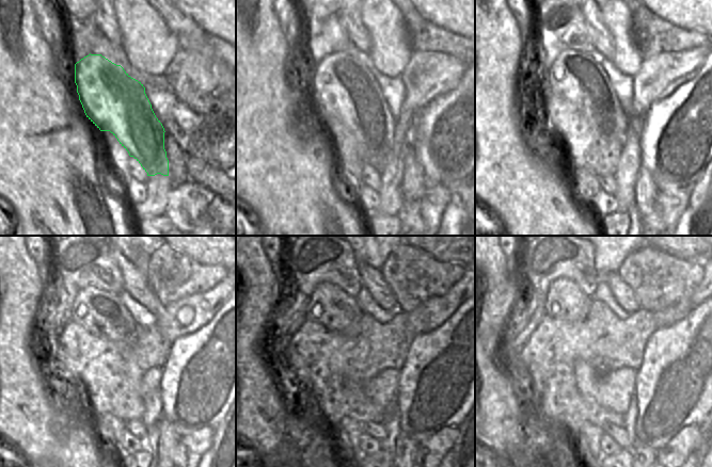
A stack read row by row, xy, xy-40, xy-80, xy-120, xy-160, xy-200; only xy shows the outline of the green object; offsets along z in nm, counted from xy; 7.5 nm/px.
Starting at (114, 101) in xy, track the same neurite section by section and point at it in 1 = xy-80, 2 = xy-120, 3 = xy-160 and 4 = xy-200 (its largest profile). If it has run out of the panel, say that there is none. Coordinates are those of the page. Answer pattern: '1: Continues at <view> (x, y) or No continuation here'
1: Continues at xy-80 (578, 76)
2: Continues at xy-120 (135, 349)
3: Continues at xy-160 (372, 347)
4: Continues at xy-200 (610, 343).

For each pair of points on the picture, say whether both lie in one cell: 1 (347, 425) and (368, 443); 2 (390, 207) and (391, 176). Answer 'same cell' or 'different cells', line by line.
1: different cells
2: same cell

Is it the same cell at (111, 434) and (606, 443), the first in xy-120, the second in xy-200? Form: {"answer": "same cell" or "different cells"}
{"answer": "different cells"}

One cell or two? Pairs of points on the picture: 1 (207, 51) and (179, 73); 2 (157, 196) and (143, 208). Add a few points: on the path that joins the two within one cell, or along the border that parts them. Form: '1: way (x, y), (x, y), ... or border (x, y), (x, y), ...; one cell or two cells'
1: border (187, 48), (203, 54), (216, 76); two cells
2: way (154, 199), (146, 207); one cell

